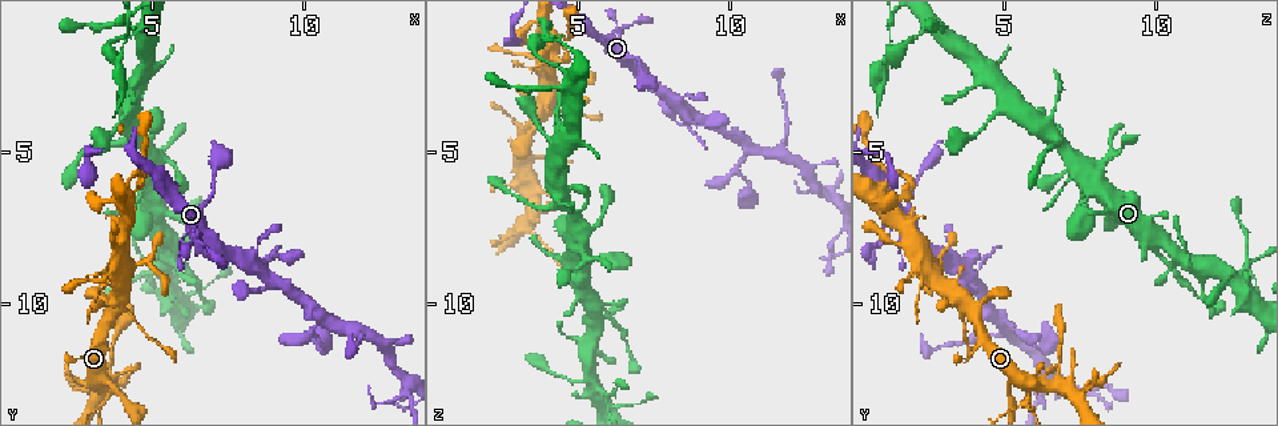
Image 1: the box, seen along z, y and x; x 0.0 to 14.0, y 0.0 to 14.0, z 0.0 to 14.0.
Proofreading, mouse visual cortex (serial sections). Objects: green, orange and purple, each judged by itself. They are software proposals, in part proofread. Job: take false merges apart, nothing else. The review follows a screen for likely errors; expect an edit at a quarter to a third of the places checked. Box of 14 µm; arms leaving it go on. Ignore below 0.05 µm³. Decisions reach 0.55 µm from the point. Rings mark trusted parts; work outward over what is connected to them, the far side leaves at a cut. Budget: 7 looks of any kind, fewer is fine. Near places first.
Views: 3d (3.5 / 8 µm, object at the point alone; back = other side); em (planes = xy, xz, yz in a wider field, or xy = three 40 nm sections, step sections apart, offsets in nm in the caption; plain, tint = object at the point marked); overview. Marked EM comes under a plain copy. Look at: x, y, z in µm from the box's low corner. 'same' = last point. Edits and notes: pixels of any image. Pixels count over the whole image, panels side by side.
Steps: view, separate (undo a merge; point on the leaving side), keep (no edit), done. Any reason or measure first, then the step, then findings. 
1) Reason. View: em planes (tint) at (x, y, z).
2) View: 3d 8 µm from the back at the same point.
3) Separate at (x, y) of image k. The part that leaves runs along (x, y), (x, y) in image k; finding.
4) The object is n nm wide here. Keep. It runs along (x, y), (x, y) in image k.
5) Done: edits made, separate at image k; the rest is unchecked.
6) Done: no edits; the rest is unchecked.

View: 3d 3.5 µm at (3.5, 13.3, 5.8).

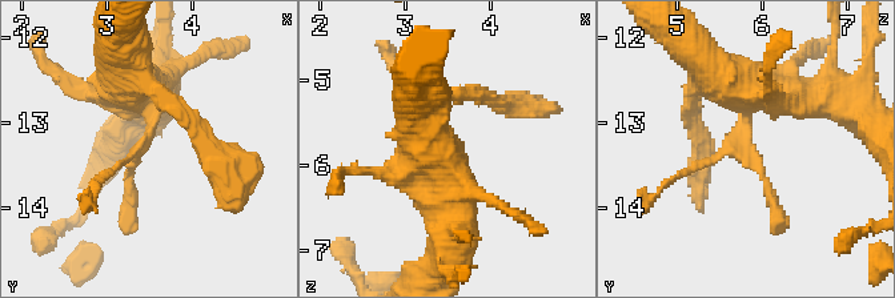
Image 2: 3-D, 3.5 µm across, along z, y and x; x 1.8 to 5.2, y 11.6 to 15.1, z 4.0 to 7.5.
The arms are 100, 100, 600 nm wide. Keep. It runs along (730, 81), (750, 89), (747, 139), (675, 178) in image 2; all the same cell.

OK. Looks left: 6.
Arms part here. View: 3d 8 µm at (5.6, 8.0, 9.9).

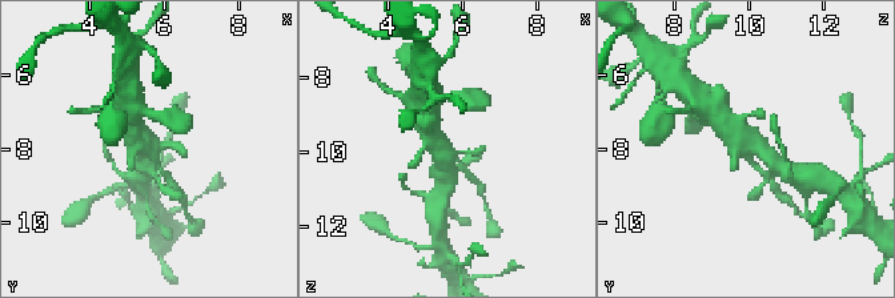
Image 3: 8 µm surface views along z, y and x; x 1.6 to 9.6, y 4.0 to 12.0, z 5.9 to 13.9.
View: em xy step 5 (tint) at (5.6, 8.1, 10.0).

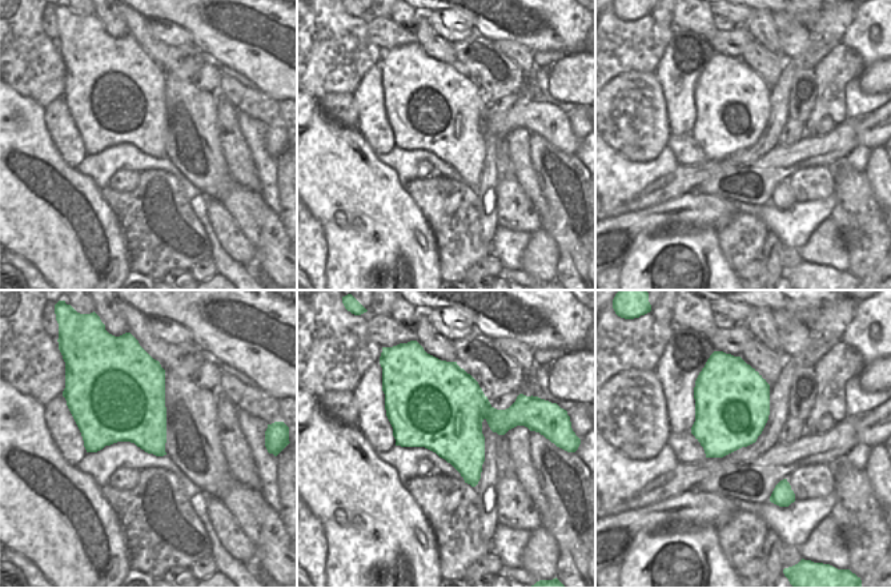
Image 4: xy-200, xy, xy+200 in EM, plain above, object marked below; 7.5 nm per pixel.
Keep. One cell here.

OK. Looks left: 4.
Three arms meet. View: 3d 8 µm at (6.0, 8.6, 13.1).

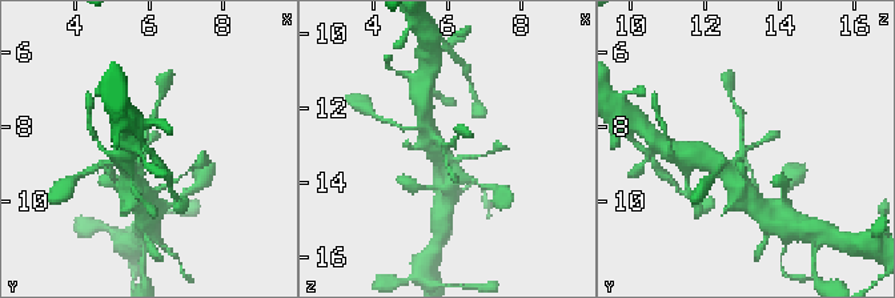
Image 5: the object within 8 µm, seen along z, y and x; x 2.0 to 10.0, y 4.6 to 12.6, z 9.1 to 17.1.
3 arms meet here; the arms are 100, 150, 400 nm wide; need the tissue. View: em xy step 2 (tint) at (5.9, 8.7, 13.0).

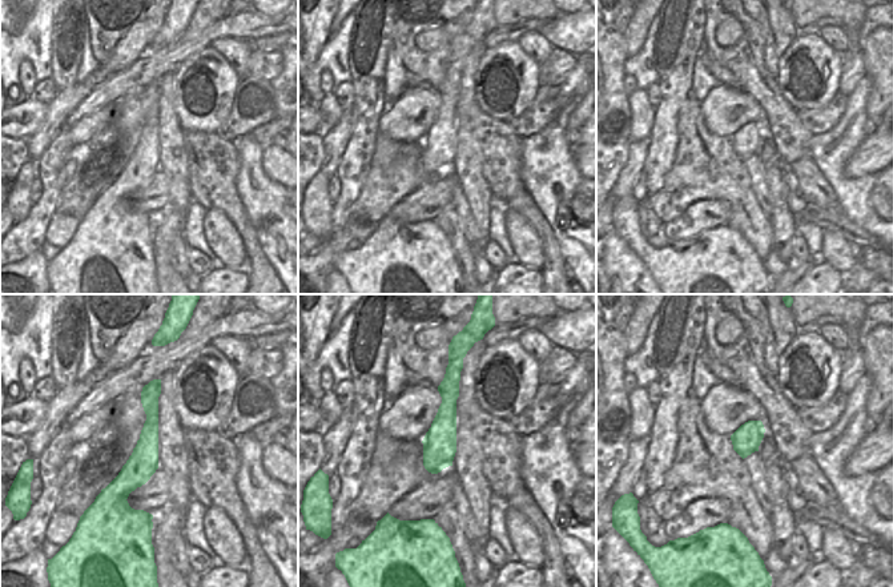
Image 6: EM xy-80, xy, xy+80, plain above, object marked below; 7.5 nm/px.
Keep. It runs along (157, 382), (144, 462), (113, 502) in image 6; all the same cell.

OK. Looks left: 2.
Done: no edits; the rest is unchecked.

